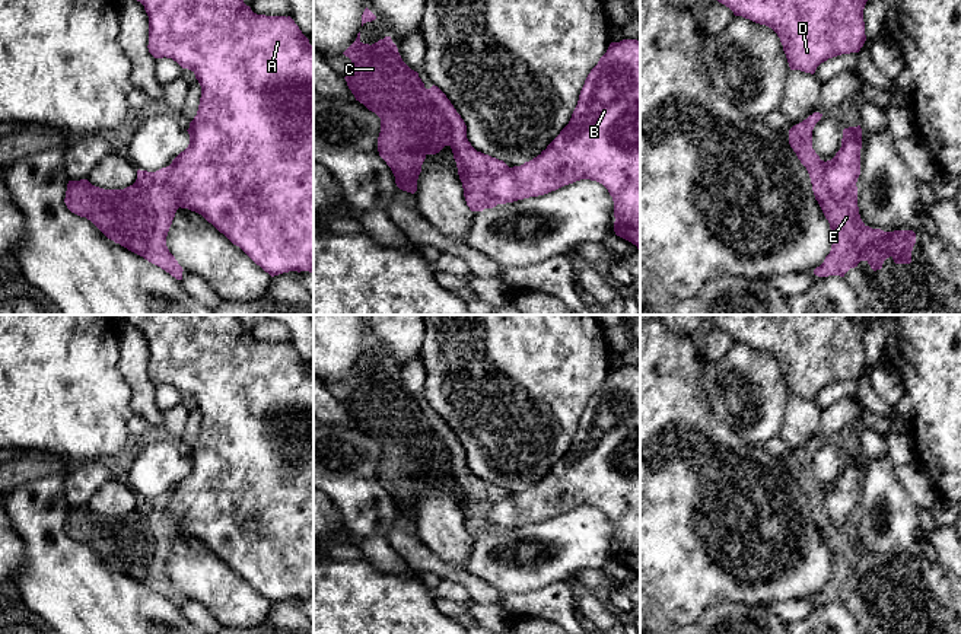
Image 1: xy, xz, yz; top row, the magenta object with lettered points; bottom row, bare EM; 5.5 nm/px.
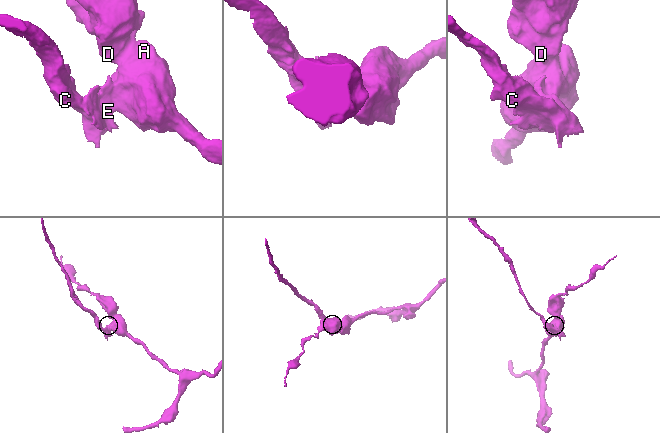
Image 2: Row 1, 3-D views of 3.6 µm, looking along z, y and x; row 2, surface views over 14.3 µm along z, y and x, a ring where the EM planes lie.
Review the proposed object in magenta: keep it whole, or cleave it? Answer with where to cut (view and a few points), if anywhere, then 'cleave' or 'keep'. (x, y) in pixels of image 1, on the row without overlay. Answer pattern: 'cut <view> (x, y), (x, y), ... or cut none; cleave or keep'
cut yz (823, 488), (823, 503), (827, 516), (839, 528); cleave

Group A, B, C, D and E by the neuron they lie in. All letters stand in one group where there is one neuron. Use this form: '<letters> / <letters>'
A B D / C E

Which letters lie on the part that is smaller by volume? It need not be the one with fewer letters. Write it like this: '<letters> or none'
C, E

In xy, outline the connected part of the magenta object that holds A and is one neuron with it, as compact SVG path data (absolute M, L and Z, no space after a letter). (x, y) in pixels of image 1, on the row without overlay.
M122 315L144 332L149 343L149 379L155 385L172 385L182 395L195 401L201 412L197 442L187 456L188 474L169 491L169 507L181 535L201 541L233 571L239 573L257 592L271 603L289 598L314 599L314 373L290 343L257 341L246 332L239 315Z

